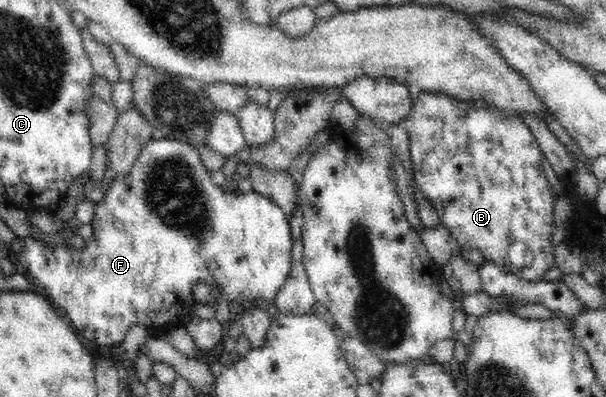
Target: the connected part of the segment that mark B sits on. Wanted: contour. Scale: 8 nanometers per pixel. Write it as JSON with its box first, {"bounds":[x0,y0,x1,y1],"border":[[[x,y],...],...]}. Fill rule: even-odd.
{"bounds":[402,91,556,284],"border":[[[421,91],[415,93],[414,106],[412,107],[412,114],[402,123],[408,137],[410,137],[410,153],[412,153],[413,171],[416,175],[416,184],[420,188],[424,197],[432,203],[432,208],[436,209],[438,217],[440,217],[441,224],[444,228],[448,229],[448,232],[458,241],[462,250],[478,250],[482,256],[486,259],[485,262],[496,263],[496,265],[506,269],[512,276],[516,276],[520,281],[530,282],[536,284],[542,282],[546,272],[550,268],[556,268],[554,261],[554,246],[552,243],[552,231],[555,229],[554,225],[554,212],[555,212],[555,193],[553,192],[546,174],[542,169],[542,150],[540,149],[540,143],[534,136],[534,133],[530,131],[530,128],[525,125],[521,120],[515,120],[515,118],[506,118],[505,114],[498,113],[497,110],[489,109],[488,105],[472,104],[455,97],[448,96],[444,93],[430,93]],[[516,240],[522,240],[524,244],[532,251],[534,259],[531,265],[517,269],[512,263],[510,263],[507,257],[508,248],[512,242]]]}

